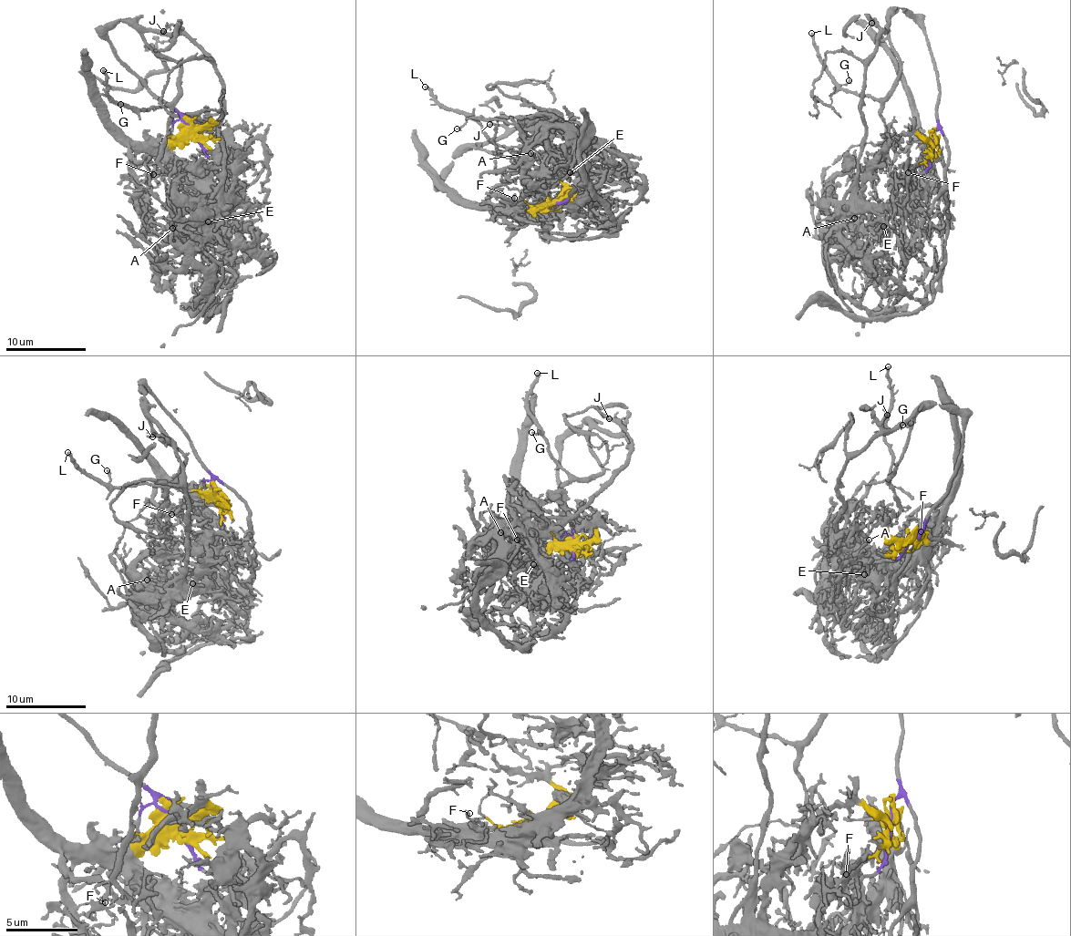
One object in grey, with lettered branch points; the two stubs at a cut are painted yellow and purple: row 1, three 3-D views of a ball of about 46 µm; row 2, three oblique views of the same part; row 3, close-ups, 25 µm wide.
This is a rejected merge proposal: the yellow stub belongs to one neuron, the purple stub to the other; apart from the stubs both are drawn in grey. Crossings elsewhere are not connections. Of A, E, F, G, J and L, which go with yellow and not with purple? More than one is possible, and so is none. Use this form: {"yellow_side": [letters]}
{"yellow_side": ["A", "E", "F"]}

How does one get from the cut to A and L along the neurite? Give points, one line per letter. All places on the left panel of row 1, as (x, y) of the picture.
A: (194, 132), (171, 149), (185, 180), (169, 193), (167, 208), (178, 205), (179, 226), (185, 229), (171, 229)
L: (194, 132), (122, 62), (106, 33), (126, 21), (180, 66), (180, 88), (139, 110), (108, 95), (102, 69)

